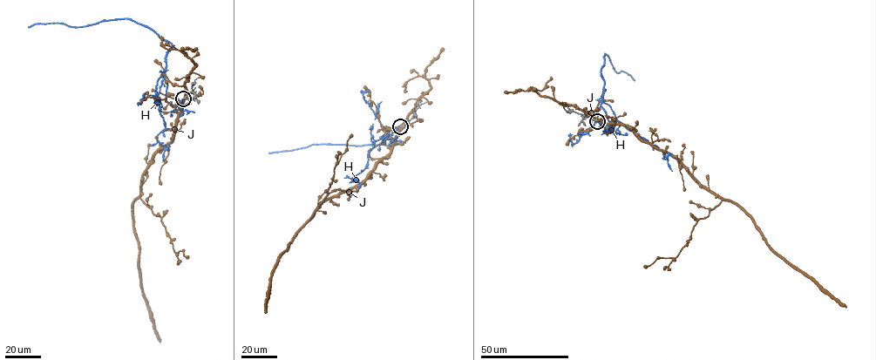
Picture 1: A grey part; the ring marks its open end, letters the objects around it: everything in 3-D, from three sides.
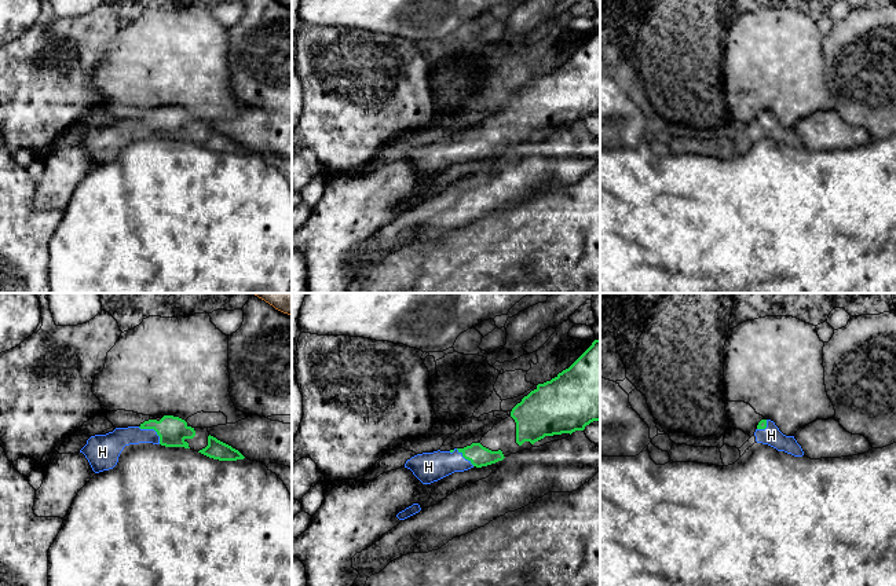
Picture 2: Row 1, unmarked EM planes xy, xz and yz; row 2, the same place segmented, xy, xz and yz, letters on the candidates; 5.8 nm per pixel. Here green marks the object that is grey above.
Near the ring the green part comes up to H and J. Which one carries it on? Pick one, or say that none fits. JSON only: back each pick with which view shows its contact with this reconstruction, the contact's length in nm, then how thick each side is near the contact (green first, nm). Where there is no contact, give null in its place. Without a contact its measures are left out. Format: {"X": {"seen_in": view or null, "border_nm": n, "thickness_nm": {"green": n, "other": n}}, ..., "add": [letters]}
{"H": {"seen_in": "xy", "border_nm": 170, "thickness_nm": {"green": 170, "other": 140}}, "add": ["H"]}

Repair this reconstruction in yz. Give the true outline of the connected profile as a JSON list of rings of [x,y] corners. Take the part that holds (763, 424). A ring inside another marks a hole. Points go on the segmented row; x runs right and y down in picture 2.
[[[761,420],[757,425],[754,436],[757,443],[768,444],[778,451],[785,451],[794,457],[804,455],[804,451],[794,436],[783,435],[771,420]]]

